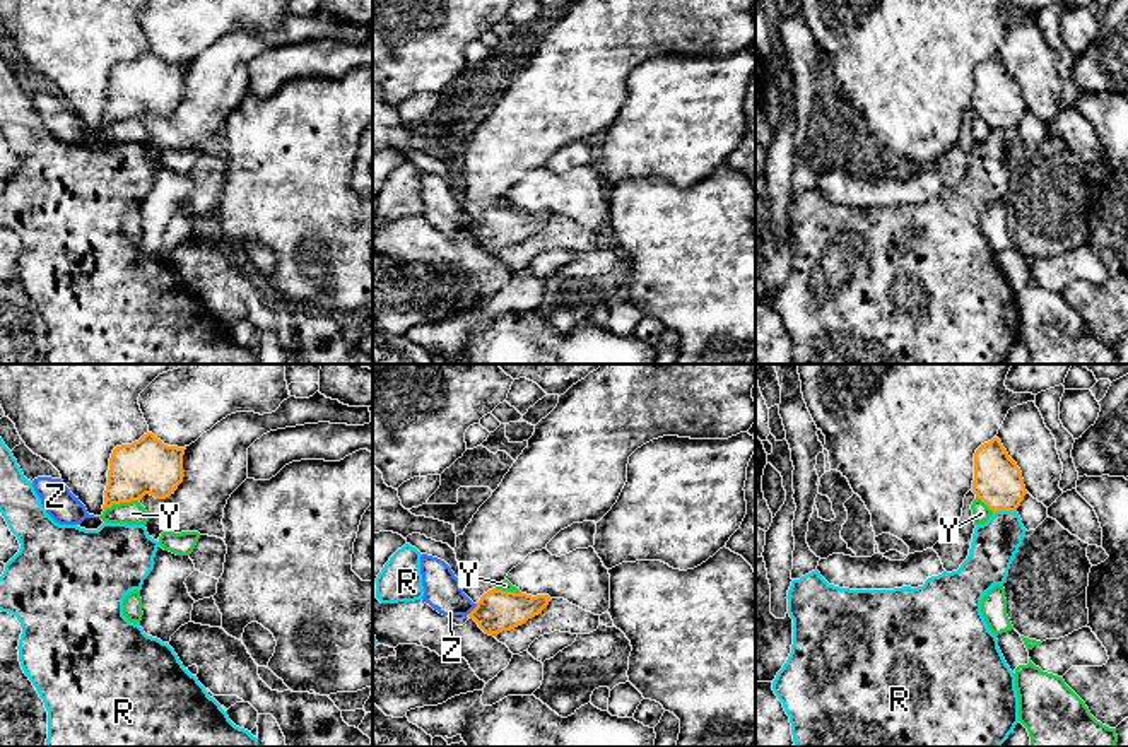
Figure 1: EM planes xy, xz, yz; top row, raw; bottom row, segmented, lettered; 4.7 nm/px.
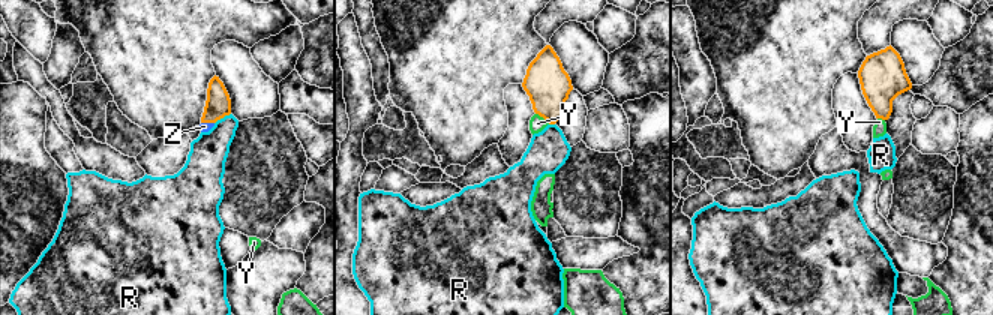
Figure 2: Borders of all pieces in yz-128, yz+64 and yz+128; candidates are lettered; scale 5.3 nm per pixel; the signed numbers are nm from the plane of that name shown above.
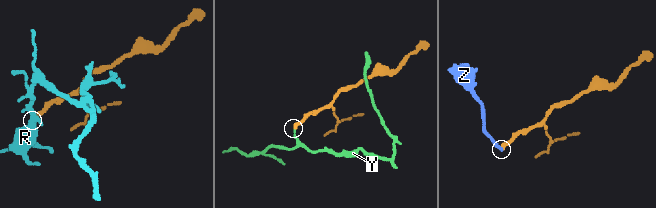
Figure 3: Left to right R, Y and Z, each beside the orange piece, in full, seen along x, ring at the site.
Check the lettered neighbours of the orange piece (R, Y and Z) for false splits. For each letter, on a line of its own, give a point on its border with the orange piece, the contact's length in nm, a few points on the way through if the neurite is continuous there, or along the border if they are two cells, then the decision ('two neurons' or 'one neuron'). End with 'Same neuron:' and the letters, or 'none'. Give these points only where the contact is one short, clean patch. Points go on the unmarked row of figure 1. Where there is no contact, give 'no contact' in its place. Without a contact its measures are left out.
R: meets orange in yz at (1004, 127); contact 110 nm long; border along yz (1016, 125), (993, 130); two neurons
Y: meets orange in xy at (120, 118); contact 170 nm long; border along xy (137, 117), (113, 120), (105, 127); two neurons
Z: meets orange in xz at (474, 226); contact 80 nm long; runs through xz (498, 228), (474, 226), (453, 219), (443, 209); one neuron
Same neuron: Z

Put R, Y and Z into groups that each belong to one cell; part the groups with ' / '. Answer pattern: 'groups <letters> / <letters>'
groups R / Y / Z

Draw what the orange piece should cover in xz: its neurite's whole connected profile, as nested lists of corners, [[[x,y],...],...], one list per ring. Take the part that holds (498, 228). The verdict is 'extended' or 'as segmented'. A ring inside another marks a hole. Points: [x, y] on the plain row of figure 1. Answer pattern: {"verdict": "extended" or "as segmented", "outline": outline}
{"verdict": "extended", "outline": [[[420,173],[424,214],[443,232],[468,232],[489,251],[511,248],[538,232],[552,217],[549,212],[526,212],[502,207],[489,207],[473,221],[461,207],[460,195],[451,185],[432,173]]]}

